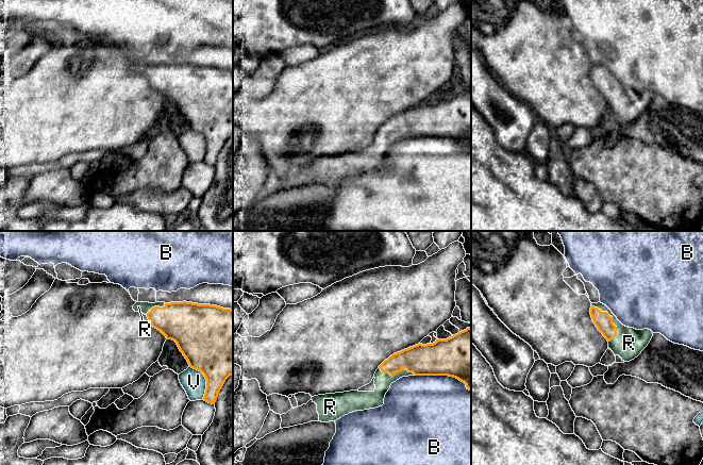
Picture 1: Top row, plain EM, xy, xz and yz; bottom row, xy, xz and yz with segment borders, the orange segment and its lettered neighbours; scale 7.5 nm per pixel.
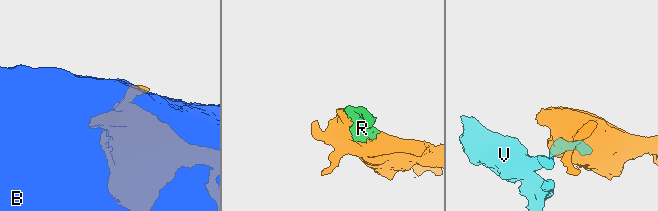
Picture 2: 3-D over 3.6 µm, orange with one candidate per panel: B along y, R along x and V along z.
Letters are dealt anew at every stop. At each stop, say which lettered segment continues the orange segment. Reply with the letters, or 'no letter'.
R

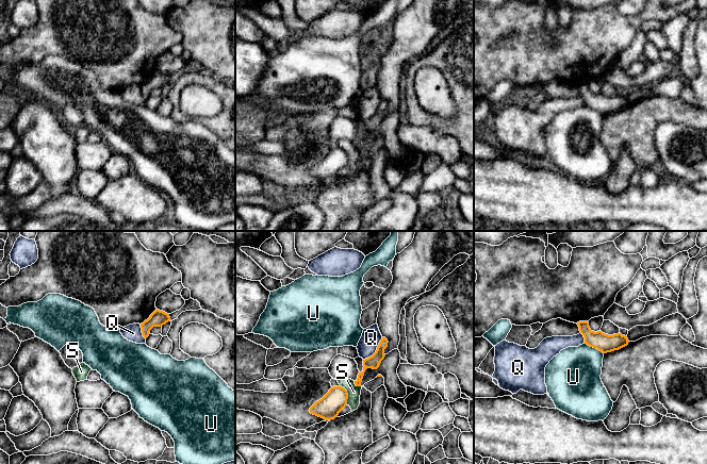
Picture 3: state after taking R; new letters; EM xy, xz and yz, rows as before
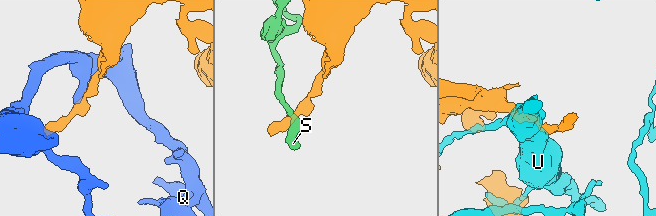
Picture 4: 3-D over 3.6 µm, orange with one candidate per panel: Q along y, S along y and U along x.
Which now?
no letter

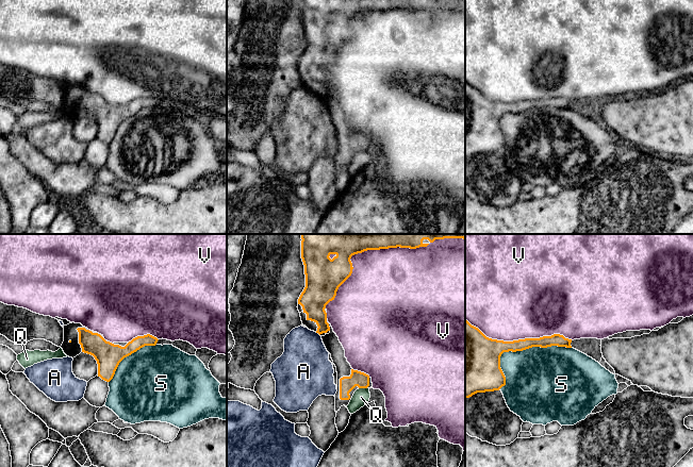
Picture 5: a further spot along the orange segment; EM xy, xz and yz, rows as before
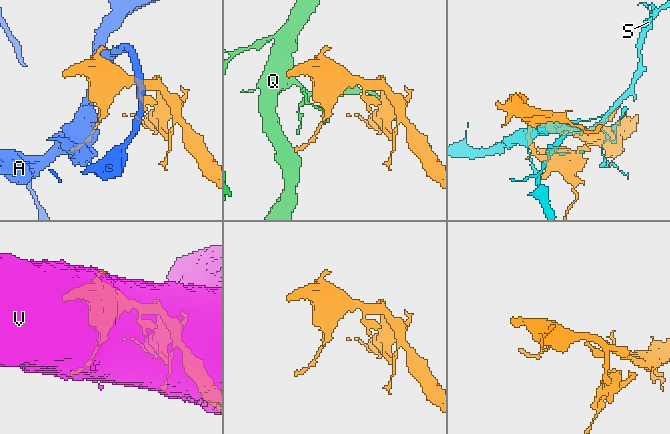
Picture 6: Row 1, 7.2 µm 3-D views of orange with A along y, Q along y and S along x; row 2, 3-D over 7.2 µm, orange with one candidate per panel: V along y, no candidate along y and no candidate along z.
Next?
no letter

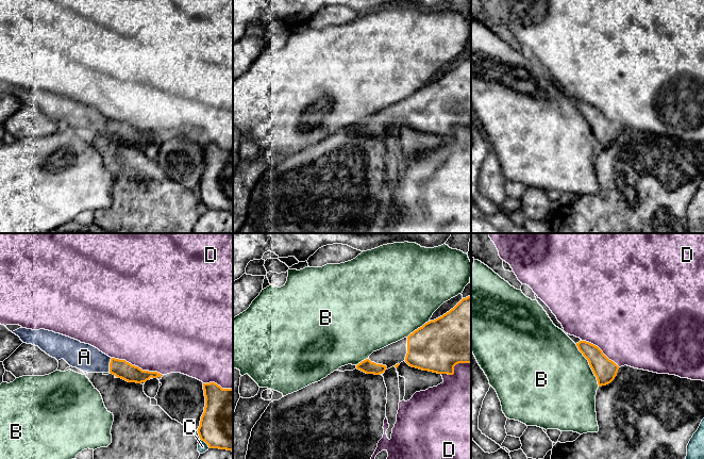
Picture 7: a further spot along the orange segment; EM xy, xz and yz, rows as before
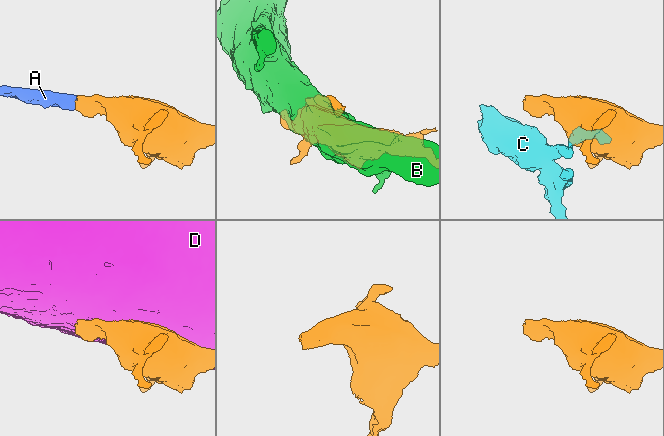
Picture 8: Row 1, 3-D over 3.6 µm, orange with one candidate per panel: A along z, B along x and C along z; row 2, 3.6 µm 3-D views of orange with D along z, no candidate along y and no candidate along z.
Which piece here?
A

